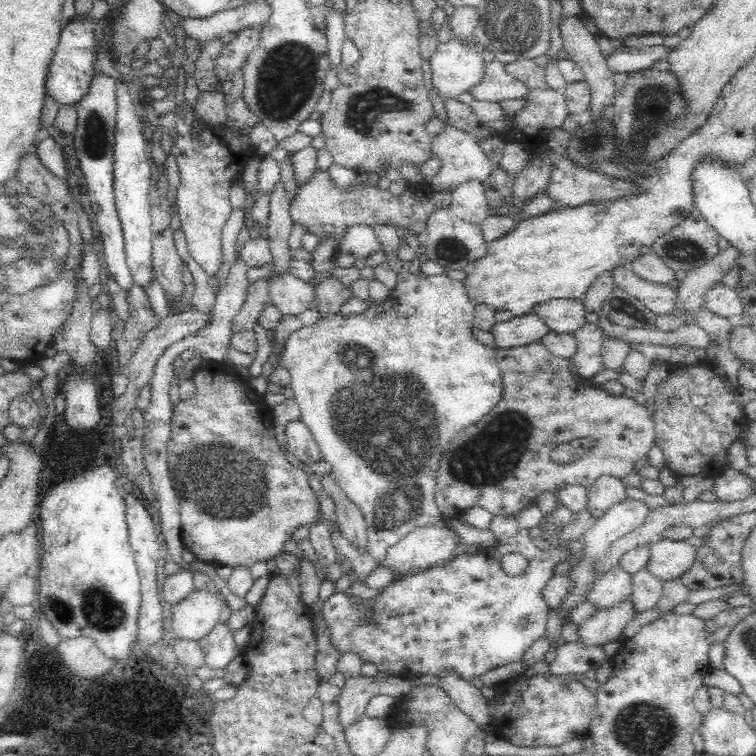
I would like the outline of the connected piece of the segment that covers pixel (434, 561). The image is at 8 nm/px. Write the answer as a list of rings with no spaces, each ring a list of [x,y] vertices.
[[[443,525],[414,529],[398,544],[386,550],[384,560],[377,564],[393,571],[394,576],[404,578],[421,573],[430,567],[442,564],[453,556],[456,546],[454,531]]]

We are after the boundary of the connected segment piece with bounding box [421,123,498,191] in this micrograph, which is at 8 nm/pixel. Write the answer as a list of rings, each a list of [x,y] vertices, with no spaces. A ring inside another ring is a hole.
[[[446,123],[442,131],[431,139],[433,156],[440,158],[441,165],[435,176],[423,180],[421,185],[427,190],[451,191],[459,184],[474,179],[482,183],[494,169],[498,169],[498,163],[489,160],[471,134],[452,126],[451,123]]]

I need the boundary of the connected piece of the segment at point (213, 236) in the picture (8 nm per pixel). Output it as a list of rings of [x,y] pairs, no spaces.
[[[206,125],[198,136],[173,134],[171,151],[177,161],[180,186],[177,189],[177,204],[181,228],[187,240],[190,256],[206,274],[214,276],[222,264],[222,231],[228,222],[230,207],[228,193],[232,183],[241,176],[248,159],[255,157],[248,139],[247,128],[232,132],[225,126]]]

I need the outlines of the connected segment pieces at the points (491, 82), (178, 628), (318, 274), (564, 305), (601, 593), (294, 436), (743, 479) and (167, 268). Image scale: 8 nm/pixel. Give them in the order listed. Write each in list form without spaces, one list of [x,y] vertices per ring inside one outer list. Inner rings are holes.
[[[498,59],[484,62],[484,74],[478,84],[466,90],[475,100],[498,102],[498,100],[521,99],[526,96],[526,85],[510,76],[505,64]]]
[[[194,589],[169,608],[172,612],[171,638],[199,641],[220,621],[220,601],[215,592],[208,590]]]
[[[335,234],[318,237],[318,244],[310,252],[312,258],[310,264],[314,274],[310,276],[308,283],[316,287],[320,282],[331,276],[330,270],[339,266],[337,263],[337,254],[339,253],[339,241],[335,239]]]
[[[557,298],[540,302],[530,313],[542,318],[548,330],[574,334],[586,324],[586,309],[581,299]]]
[[[616,566],[596,578],[586,594],[586,600],[595,607],[595,610],[607,609],[628,599],[631,592],[631,574]]]
[[[290,420],[284,428],[287,438],[289,452],[298,457],[304,464],[316,462],[321,458],[320,447],[315,441],[309,428],[302,423],[302,420]]]
[[[726,466],[720,475],[713,477],[713,480],[713,493],[718,501],[742,500],[755,494],[755,482],[731,467]]]
[[[170,224],[162,231],[153,234],[152,262],[155,280],[163,288],[167,304],[174,304],[174,301],[184,290],[182,282],[182,264],[174,243],[174,229]]]

